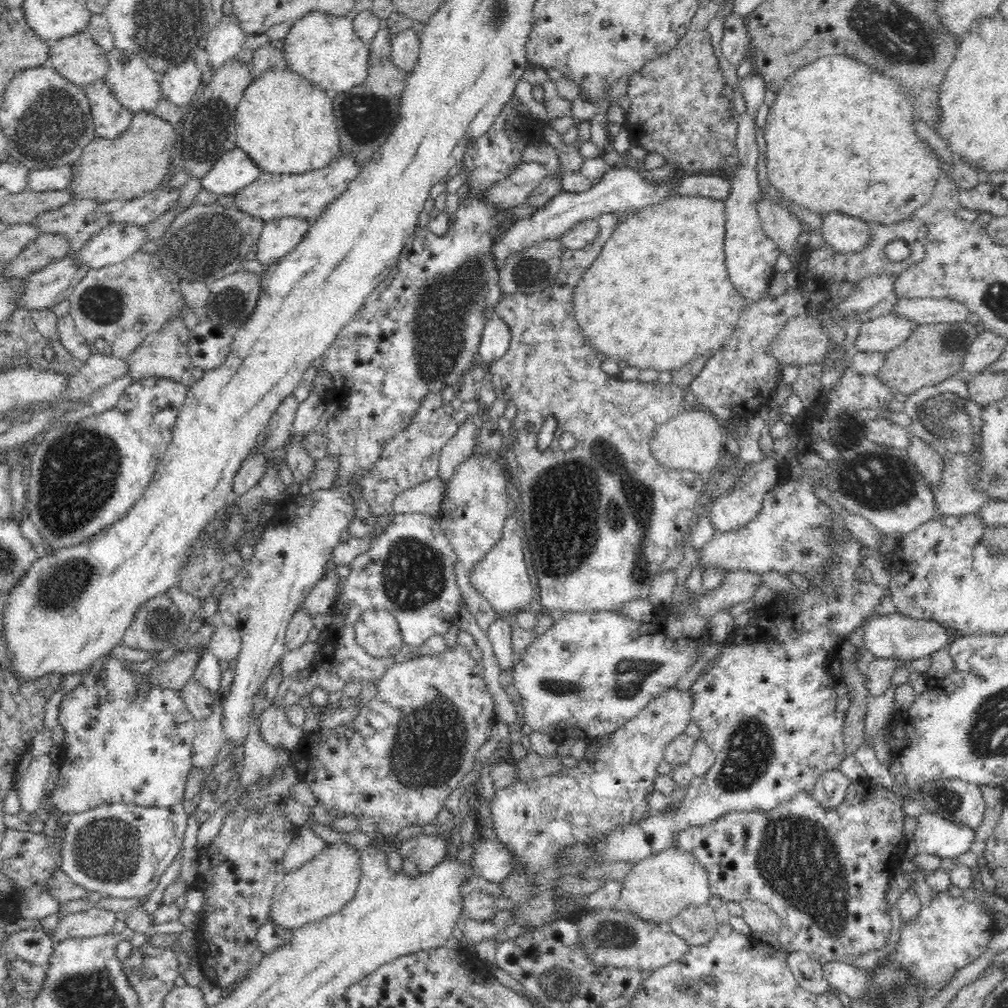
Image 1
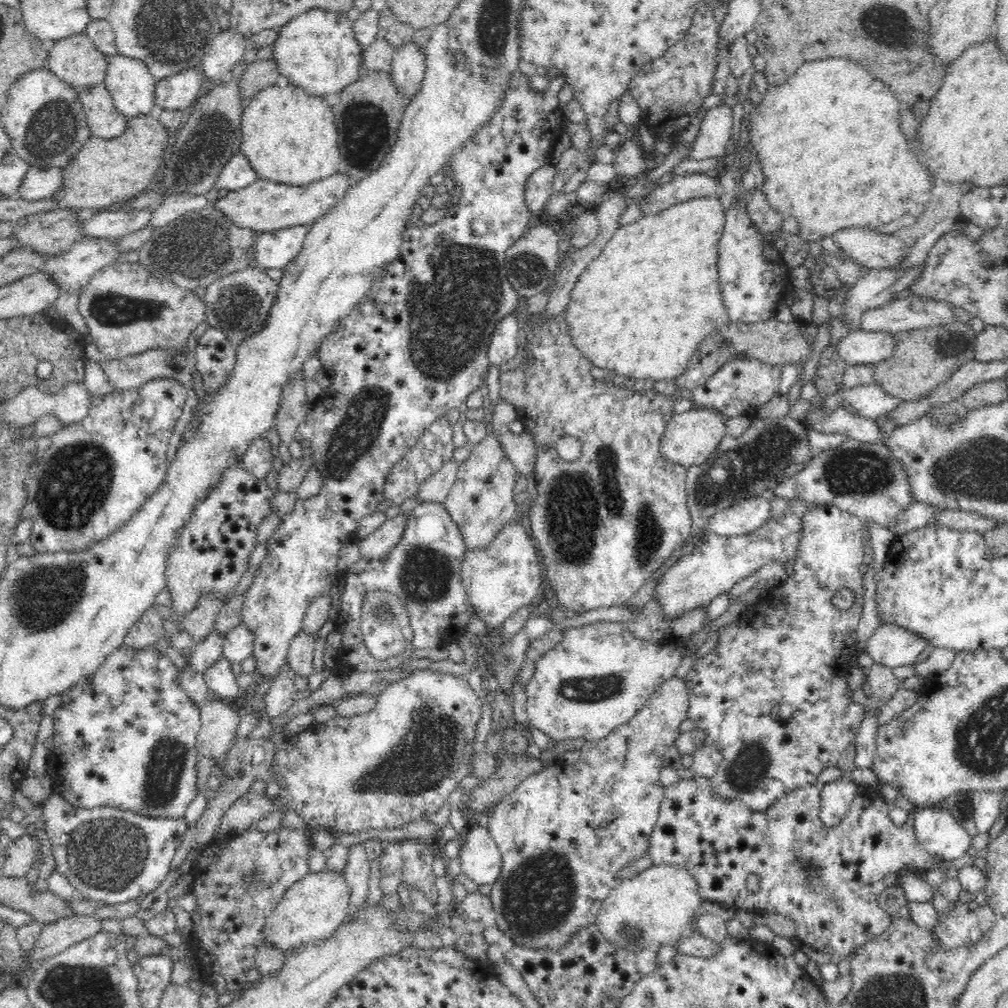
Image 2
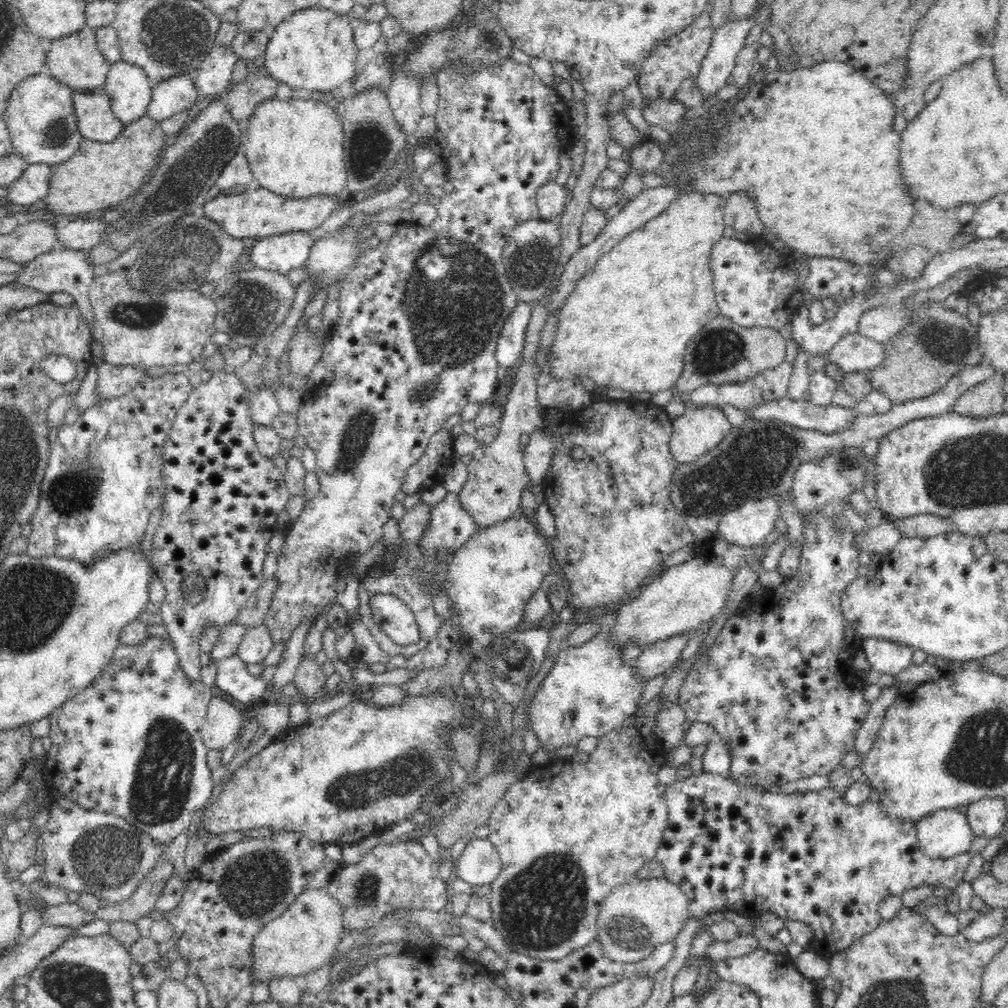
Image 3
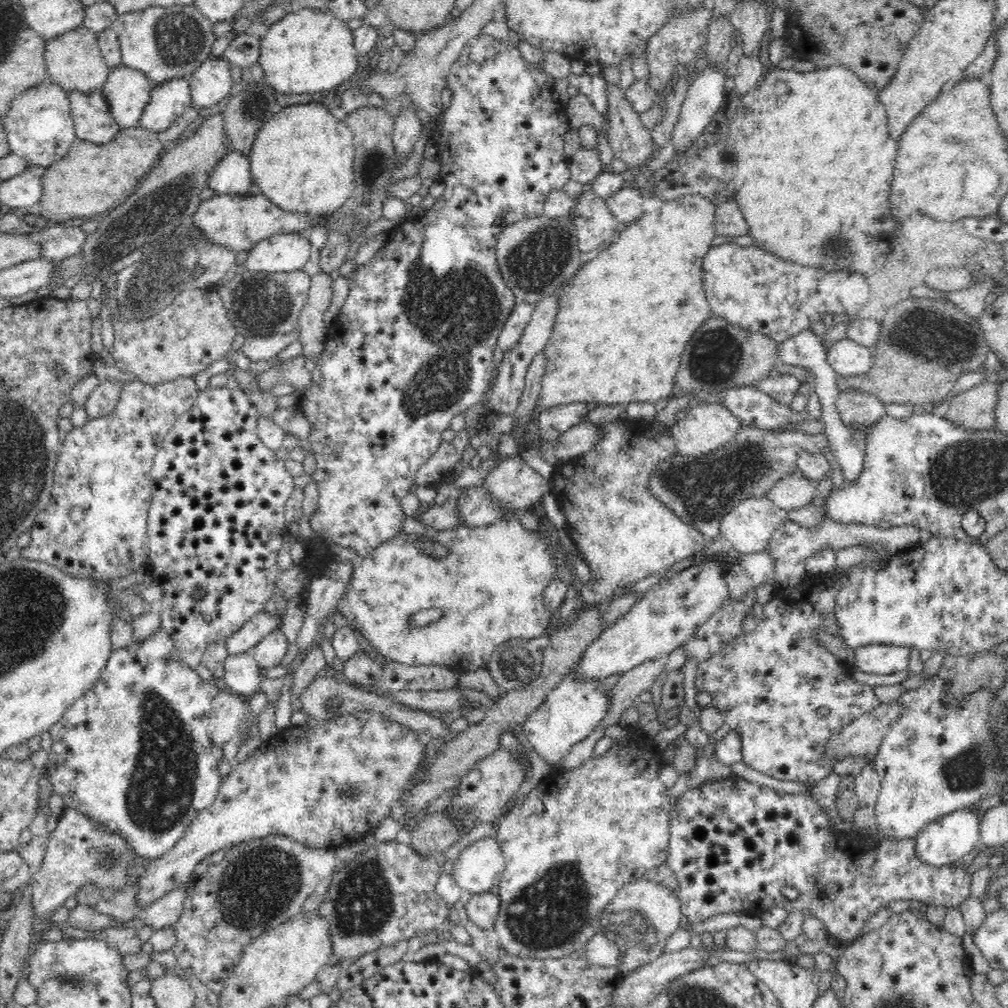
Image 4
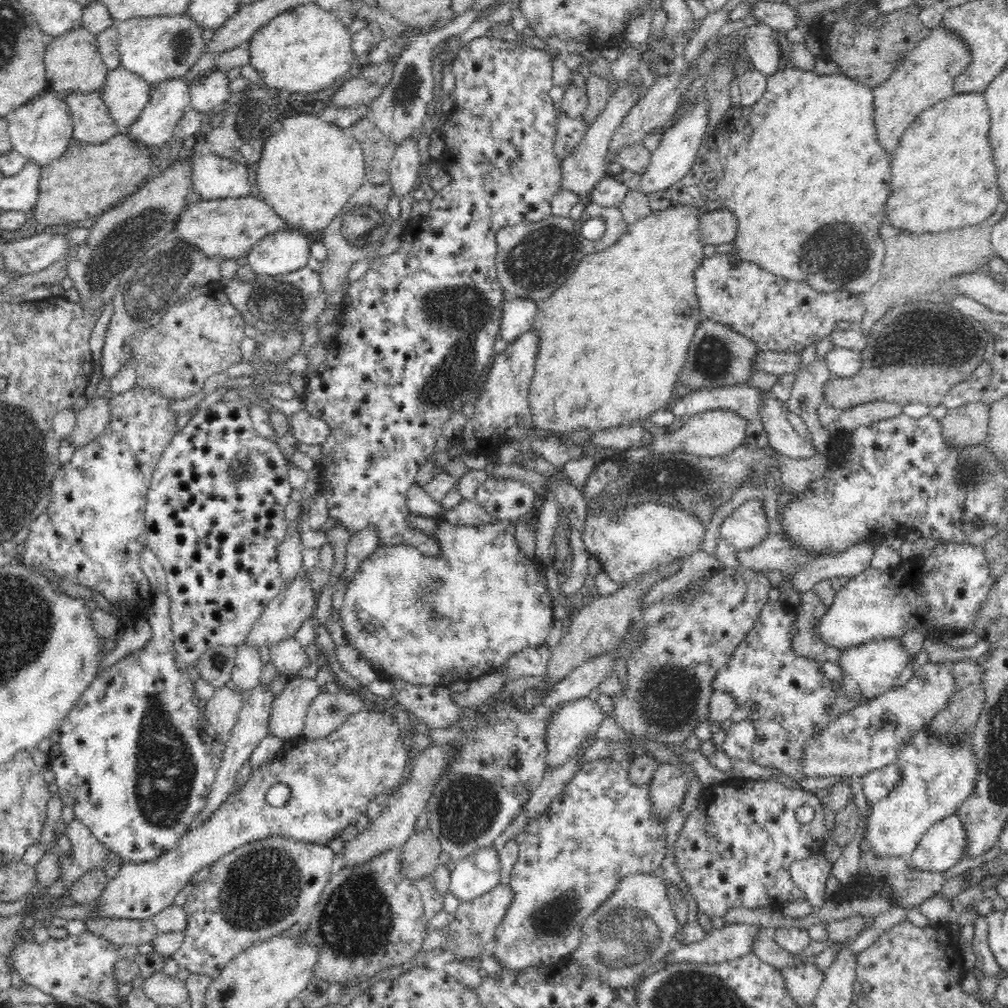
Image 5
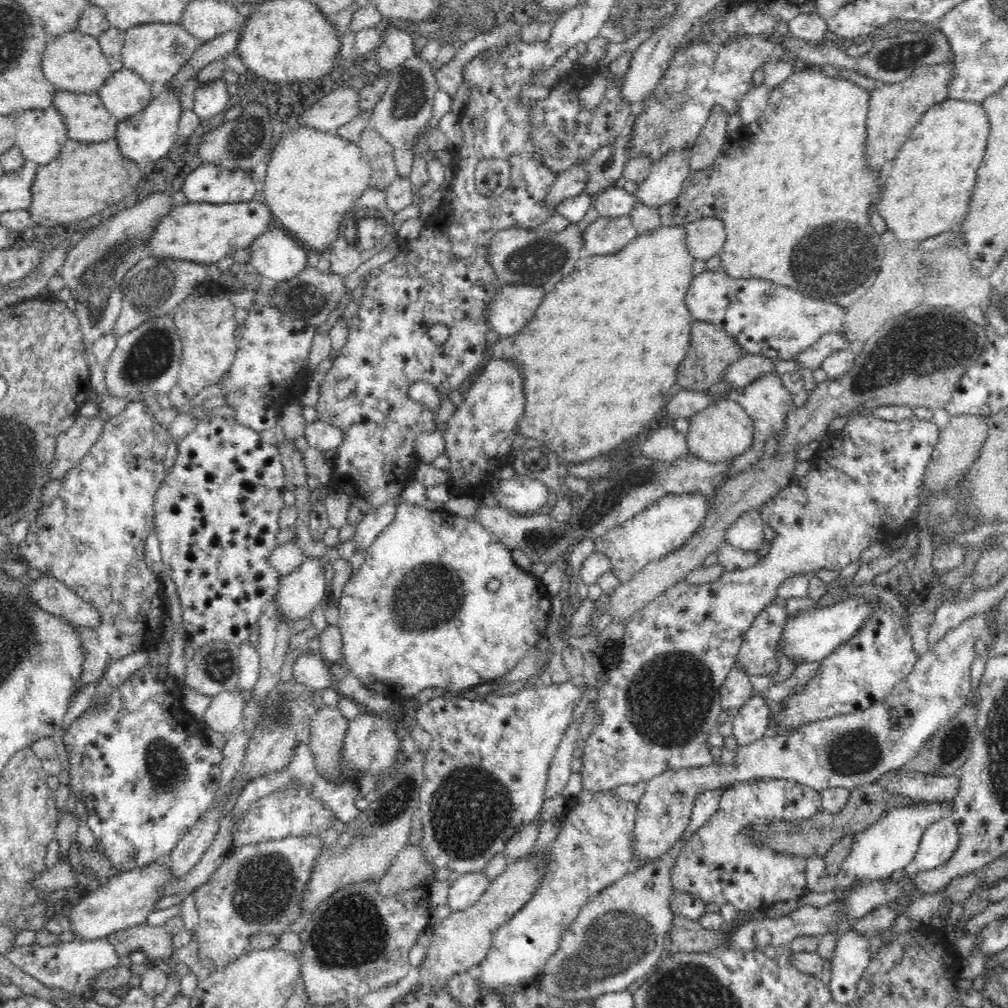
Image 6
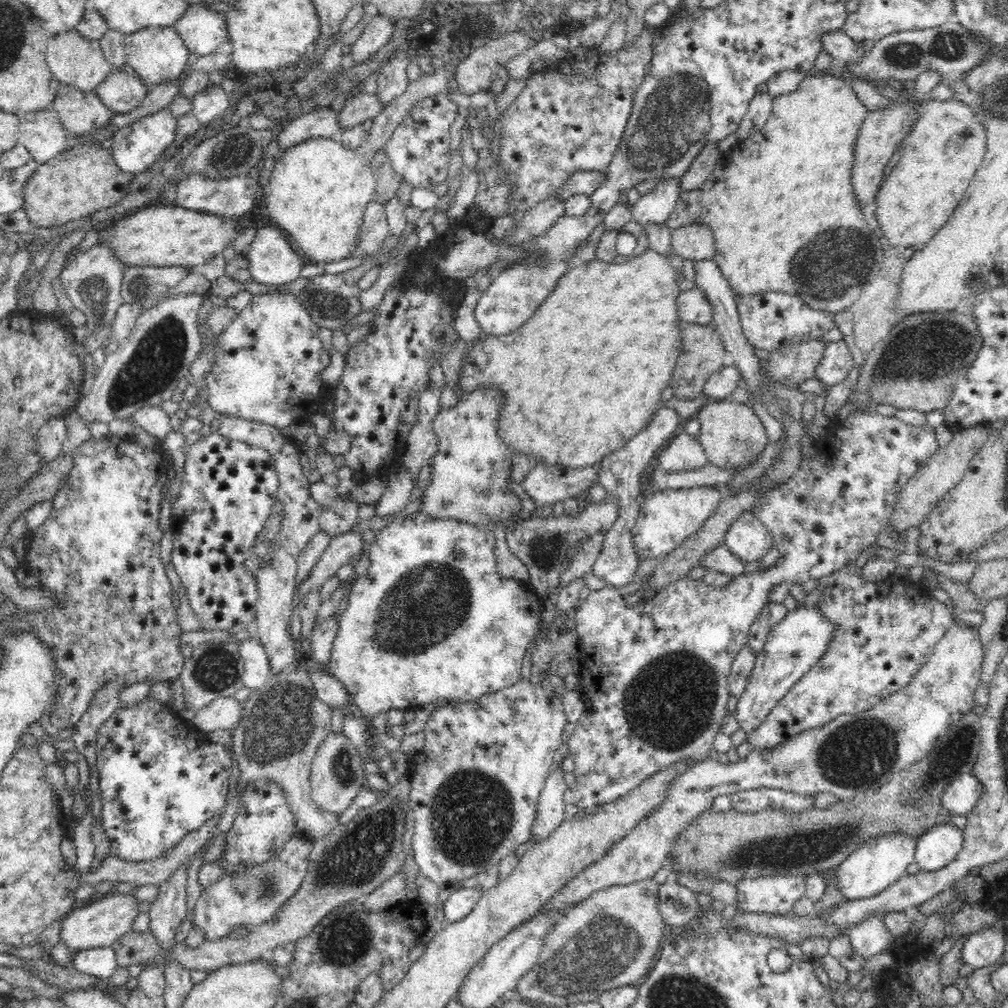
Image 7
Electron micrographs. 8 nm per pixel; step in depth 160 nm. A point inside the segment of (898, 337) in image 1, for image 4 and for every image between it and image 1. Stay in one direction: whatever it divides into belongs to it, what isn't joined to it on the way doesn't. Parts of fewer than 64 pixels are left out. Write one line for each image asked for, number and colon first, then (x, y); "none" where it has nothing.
2: (860, 347)
3: (855, 353)
4: (847, 358)

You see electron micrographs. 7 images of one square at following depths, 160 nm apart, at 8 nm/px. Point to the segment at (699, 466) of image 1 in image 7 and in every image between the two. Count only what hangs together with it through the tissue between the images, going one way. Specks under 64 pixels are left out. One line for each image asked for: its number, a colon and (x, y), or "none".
2: (690, 437)
3: (699, 429)
4: (706, 427)
5: (711, 433)
6: (723, 431)
7: (731, 433)

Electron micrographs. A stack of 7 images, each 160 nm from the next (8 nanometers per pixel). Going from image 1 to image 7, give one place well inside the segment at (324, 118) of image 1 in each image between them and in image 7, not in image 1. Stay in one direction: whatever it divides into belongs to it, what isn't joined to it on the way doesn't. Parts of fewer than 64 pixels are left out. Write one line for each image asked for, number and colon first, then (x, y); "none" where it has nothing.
2: (289, 136)
3: (295, 148)
4: (302, 159)
5: (307, 173)
6: (313, 179)
7: (318, 191)

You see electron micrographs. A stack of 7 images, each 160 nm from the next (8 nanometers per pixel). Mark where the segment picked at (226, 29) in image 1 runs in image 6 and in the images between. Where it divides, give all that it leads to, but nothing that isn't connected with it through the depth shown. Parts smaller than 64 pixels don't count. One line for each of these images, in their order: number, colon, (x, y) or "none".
2: (224, 52)
3: (213, 77)
4: (212, 82)
5: (213, 90)
6: (210, 99)

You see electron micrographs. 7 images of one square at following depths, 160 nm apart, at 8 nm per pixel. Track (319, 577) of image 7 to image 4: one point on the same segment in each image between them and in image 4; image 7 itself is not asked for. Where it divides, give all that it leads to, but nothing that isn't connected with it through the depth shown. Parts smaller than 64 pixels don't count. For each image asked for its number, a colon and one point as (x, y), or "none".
4: (248, 635)
5: (296, 603)
6: (299, 593)

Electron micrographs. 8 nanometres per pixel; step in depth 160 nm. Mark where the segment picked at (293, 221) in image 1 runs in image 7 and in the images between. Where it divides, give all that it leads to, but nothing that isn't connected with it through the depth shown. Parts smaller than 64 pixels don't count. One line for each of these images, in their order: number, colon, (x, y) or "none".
2: (276, 249)
3: (283, 253)
4: (287, 252)
5: (284, 251)
6: (274, 255)
7: (272, 261)

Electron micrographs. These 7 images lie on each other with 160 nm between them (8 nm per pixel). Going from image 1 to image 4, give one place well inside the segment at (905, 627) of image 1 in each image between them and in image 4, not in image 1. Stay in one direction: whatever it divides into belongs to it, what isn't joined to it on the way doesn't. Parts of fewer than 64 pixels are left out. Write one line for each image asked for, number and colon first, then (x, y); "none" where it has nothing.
2: (892, 645)
3: (889, 657)
4: (874, 658)

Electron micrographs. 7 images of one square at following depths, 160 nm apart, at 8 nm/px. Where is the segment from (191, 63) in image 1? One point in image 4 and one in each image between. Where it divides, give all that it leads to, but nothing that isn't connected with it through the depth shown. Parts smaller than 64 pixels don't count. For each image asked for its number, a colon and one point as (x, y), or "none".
2: (179, 92)
3: (170, 97)
4: (169, 100)

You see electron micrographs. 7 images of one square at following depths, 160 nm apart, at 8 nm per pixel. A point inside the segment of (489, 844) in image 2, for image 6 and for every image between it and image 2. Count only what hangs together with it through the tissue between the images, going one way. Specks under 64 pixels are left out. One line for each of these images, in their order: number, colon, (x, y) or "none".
3: (480, 863)
4: (479, 866)
5: (476, 874)
6: (467, 889)

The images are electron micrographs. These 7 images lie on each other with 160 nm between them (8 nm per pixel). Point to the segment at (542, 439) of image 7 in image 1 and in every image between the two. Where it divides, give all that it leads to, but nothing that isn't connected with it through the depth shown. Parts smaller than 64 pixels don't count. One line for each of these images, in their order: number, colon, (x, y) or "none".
1: (658, 296)
2: (640, 309)
3: (627, 323)
4: (625, 316)
5: (612, 341)
6: (603, 349)

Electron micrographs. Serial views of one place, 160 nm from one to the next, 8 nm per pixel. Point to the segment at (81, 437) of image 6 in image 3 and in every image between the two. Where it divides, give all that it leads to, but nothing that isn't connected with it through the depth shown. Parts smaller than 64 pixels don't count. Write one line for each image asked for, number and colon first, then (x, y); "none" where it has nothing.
3: (113, 381)
4: (103, 400)
5: (92, 419)

